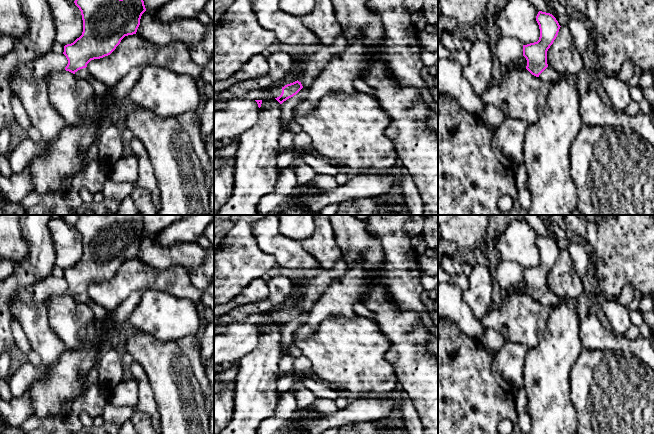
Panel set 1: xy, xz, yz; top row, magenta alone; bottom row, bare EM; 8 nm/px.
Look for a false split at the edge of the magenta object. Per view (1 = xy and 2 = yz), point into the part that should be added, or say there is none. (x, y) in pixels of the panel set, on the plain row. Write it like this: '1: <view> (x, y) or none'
1: none
2: none

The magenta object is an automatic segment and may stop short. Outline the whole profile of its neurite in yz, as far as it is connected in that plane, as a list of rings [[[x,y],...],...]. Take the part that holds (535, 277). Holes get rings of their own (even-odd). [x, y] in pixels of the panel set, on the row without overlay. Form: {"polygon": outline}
{"polygon": [[[542,235],[538,236],[536,245],[540,253],[539,264],[523,269],[523,280],[527,284],[526,293],[532,299],[539,301],[548,291],[547,275],[556,263],[561,250],[552,238]]]}

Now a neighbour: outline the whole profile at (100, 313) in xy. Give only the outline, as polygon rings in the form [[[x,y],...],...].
[[[83,292],[75,296],[75,301],[79,303],[86,304],[94,313],[96,319],[104,319],[109,311],[103,308],[102,306],[94,303],[88,296],[87,292]]]

